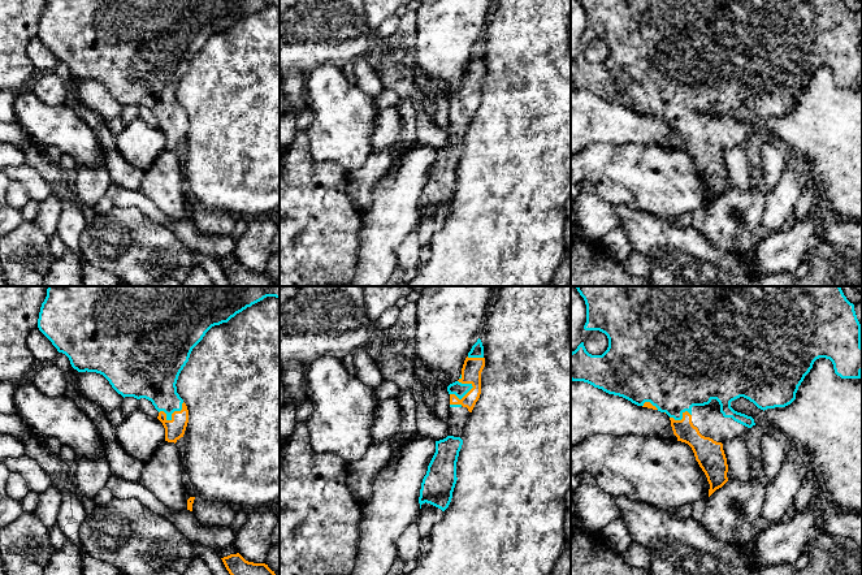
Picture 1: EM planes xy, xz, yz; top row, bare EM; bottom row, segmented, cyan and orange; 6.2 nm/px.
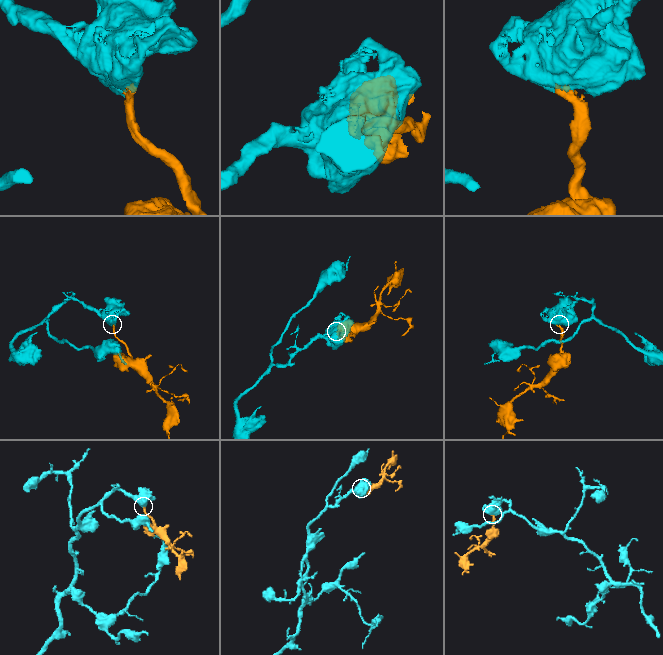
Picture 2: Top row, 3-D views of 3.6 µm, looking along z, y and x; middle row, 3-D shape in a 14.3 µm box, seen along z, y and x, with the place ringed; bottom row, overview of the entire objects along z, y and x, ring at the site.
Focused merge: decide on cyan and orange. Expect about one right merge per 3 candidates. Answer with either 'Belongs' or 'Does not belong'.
Belongs

